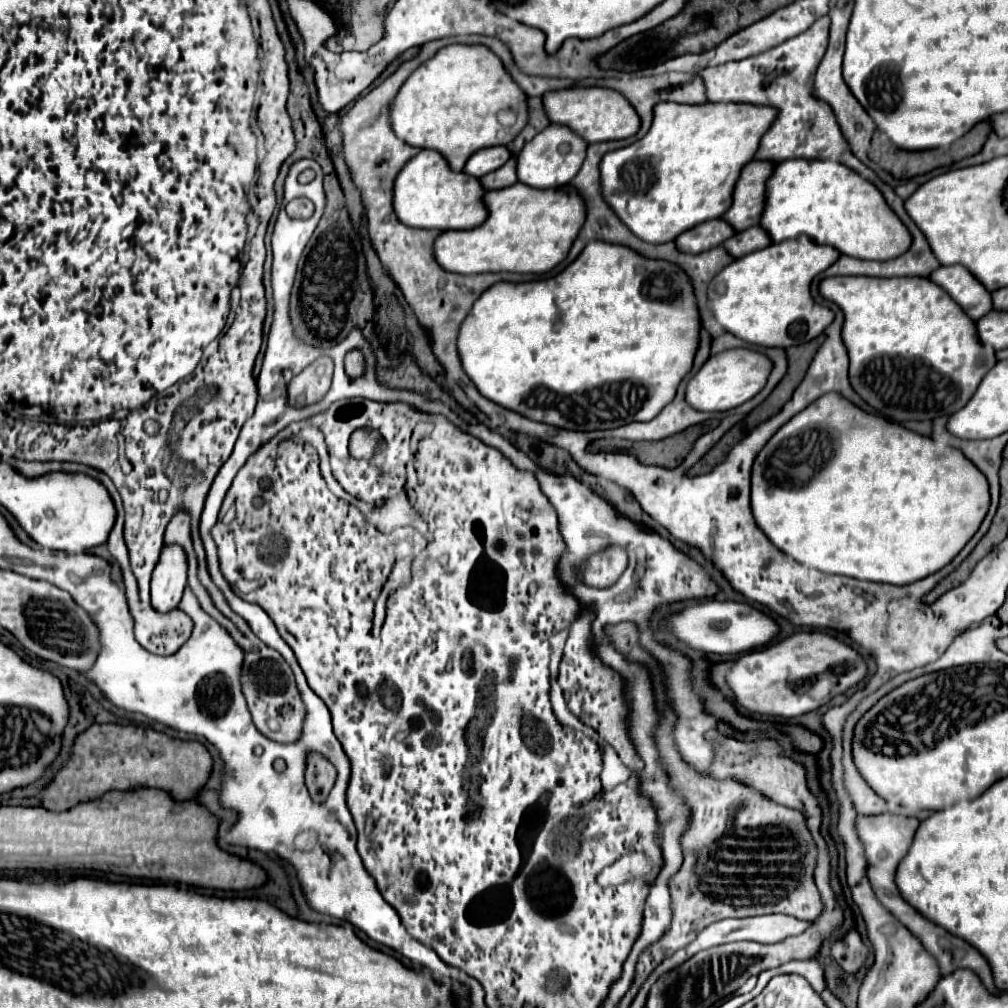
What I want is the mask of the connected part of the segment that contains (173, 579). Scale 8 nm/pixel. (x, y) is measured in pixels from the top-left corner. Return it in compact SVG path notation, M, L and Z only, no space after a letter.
M167 546L151 578L151 604L157 612L167 614L181 602L187 586L187 558L179 546Z

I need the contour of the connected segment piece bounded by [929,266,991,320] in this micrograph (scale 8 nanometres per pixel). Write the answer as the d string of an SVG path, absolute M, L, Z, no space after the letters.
M939 266L929 278L941 286L965 310L965 314L971 316L971 320L979 320L991 310L991 294L979 286L967 268Z

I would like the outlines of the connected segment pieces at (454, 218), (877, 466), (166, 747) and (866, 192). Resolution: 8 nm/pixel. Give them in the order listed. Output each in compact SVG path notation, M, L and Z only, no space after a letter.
M421 150L413 156L393 186L393 210L405 226L425 228L425 230L471 230L477 228L485 218L487 210L483 208L483 188L479 188L479 180L467 176L463 172L451 172L443 162L443 156L435 150Z
M835 392L823 394L817 398L811 406L807 406L803 412L793 416L787 424L783 424L773 438L761 448L759 456L753 462L751 472L751 510L757 526L761 532L769 538L769 542L779 548L783 554L793 558L795 562L813 568L823 574L837 574L847 576L855 580L867 580L867 582L881 582L881 584L893 584L893 586L905 586L915 580L921 580L937 570L941 570L945 564L949 564L959 550L971 540L971 536L977 532L981 520L985 518L989 508L989 488L985 476L957 450L951 446L937 446L931 438L915 434L903 426L893 426L881 416L865 414L857 406L853 406L849 400L841 398Z
M93 724L75 738L71 756L55 778L45 784L39 800L47 810L63 812L79 802L103 796L109 790L159 788L175 800L195 798L211 772L211 756L199 742L171 740L151 728Z
M787 160L779 162L773 168L773 174L767 180L767 198L765 210L761 214L759 226L769 234L773 242L783 242L789 238L797 238L801 234L809 236L817 244L831 246L845 256L853 256L859 260L891 260L901 256L911 246L911 236L903 222L891 212L881 192L867 182L857 172L847 166L825 162L825 160Z

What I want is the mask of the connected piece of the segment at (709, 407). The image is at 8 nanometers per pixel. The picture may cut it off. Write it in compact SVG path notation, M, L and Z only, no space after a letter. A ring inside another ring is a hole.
M747 348L725 350L711 356L701 366L701 370L687 382L685 400L693 410L699 412L725 412L751 400L765 386L769 372L771 372L771 362L767 356Z

